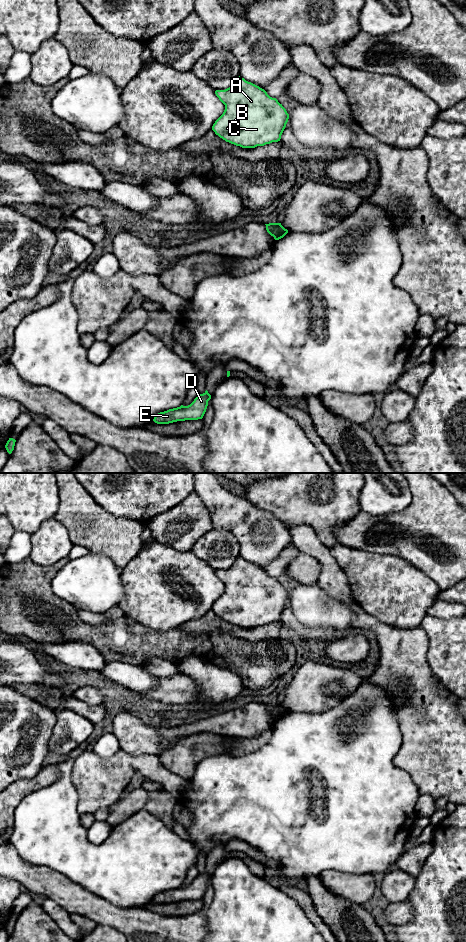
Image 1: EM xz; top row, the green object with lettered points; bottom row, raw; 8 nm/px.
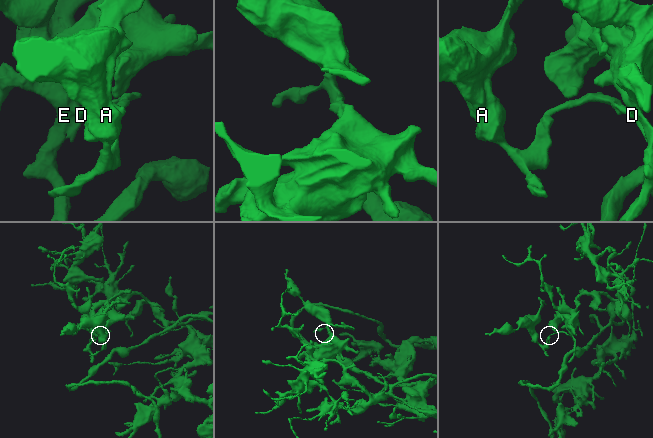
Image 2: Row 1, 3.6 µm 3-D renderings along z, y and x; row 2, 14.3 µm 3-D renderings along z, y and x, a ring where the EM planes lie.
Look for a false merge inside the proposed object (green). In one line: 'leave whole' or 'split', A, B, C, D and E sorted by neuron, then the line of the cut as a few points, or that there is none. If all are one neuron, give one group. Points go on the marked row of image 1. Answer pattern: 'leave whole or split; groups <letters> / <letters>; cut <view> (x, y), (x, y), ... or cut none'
split; groups A B C / D E; cut xz (280, 224), (272, 235)

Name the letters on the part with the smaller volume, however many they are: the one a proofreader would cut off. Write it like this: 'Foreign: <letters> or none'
Foreign: A, B, C

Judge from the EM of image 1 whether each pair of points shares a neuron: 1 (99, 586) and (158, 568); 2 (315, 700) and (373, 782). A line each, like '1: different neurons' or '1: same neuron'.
1: same neuron
2: different neurons

